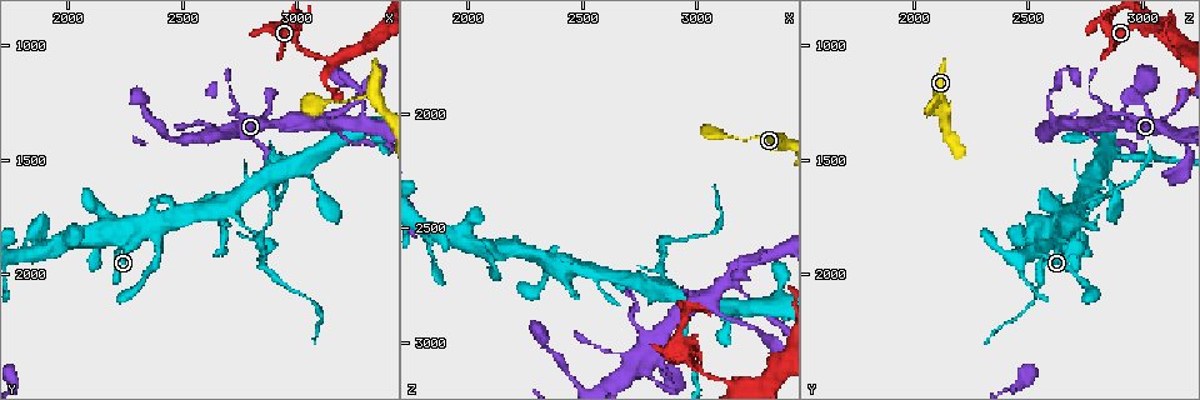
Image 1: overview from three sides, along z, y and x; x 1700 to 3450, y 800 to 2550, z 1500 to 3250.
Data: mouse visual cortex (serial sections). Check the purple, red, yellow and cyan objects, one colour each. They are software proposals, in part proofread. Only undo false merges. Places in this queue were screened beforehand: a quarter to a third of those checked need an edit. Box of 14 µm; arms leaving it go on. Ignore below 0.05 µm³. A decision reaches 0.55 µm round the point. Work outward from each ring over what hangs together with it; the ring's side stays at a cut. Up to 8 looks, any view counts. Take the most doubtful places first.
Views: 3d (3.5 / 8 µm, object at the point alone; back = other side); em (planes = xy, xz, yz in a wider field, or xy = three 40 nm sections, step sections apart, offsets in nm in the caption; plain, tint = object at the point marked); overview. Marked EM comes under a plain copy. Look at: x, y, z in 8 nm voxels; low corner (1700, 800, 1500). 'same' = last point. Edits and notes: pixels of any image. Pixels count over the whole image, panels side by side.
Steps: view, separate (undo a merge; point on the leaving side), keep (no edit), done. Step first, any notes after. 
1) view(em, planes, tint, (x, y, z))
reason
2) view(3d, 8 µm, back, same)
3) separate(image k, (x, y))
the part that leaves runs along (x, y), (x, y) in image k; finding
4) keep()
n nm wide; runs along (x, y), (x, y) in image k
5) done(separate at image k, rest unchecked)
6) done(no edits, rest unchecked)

view(3d, 3.5 µm, (2910, 940, 3030))

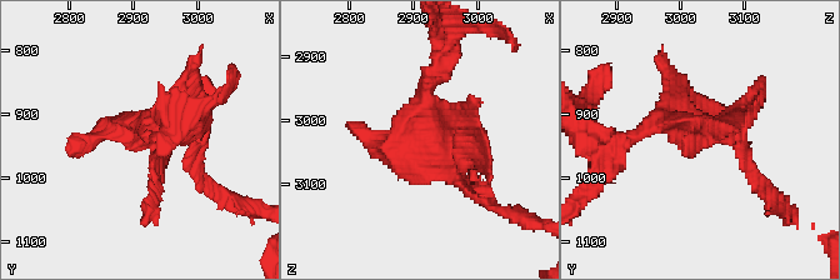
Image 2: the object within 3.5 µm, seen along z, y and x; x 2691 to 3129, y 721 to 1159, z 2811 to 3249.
view(em, xy, step 3, tint, (2905, 930, 3025))

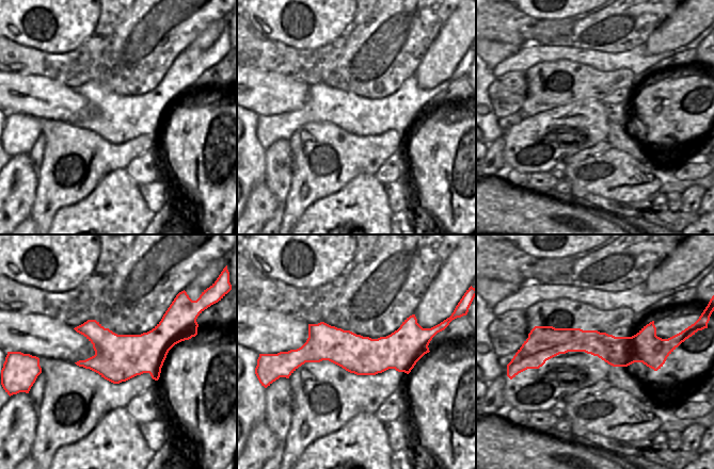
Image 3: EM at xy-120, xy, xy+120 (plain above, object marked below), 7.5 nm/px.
keep()
all the same cell

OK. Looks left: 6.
view(3d, 3.5 µm, (3150, 1250, 2100))
thick turns thin

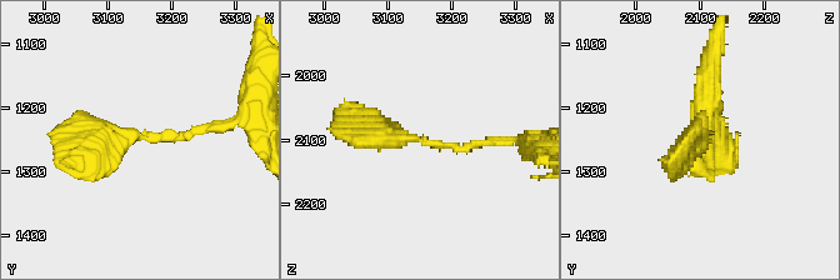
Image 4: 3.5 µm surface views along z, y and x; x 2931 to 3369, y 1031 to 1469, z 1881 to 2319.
view(em, xy, step 5, tint, (3150, 1240, 2100))

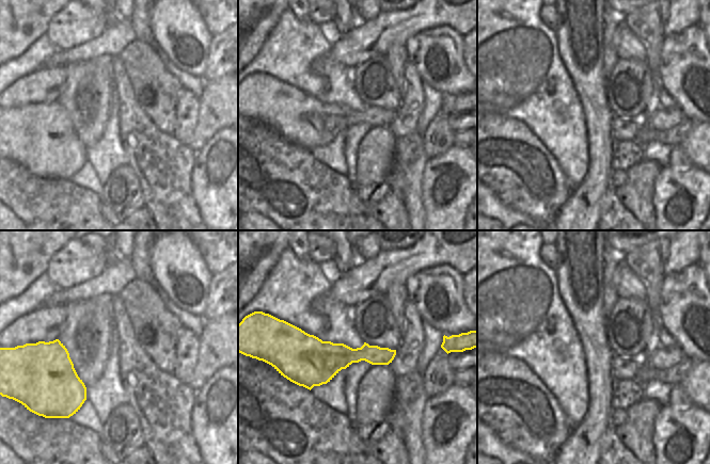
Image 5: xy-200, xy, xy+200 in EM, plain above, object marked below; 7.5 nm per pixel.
keep()
runs along (220, 126), (131, 134), (70, 160) in image 4; one cell here

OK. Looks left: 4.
view(3d, 8 µm, (1830, 1910, 2560))
four or more arms meet

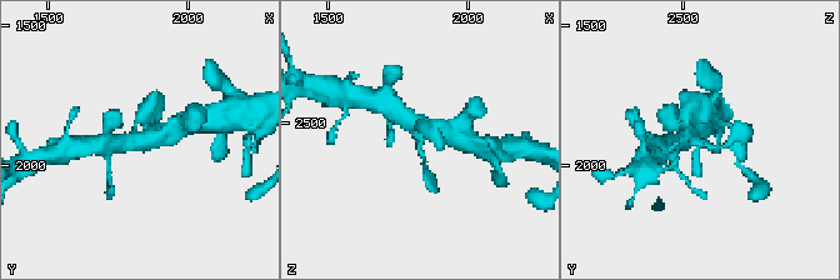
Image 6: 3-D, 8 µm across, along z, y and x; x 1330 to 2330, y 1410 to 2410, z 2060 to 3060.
view(3d, 3.5 µm, (1840, 1920, 2560))

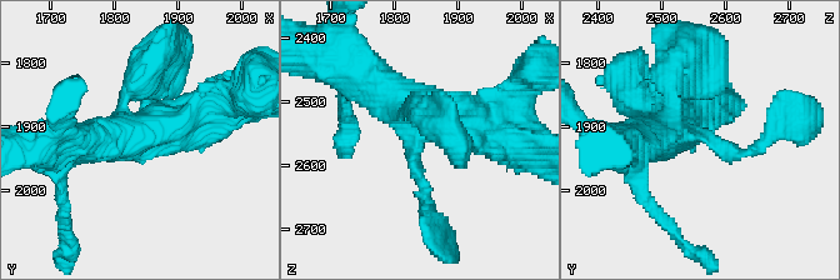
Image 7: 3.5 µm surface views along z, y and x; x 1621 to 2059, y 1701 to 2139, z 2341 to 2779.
view(em, xy, step 5, tint, (1835, 1915, 2565))
4 arms; arms of 200, 350, 450, 500 nm

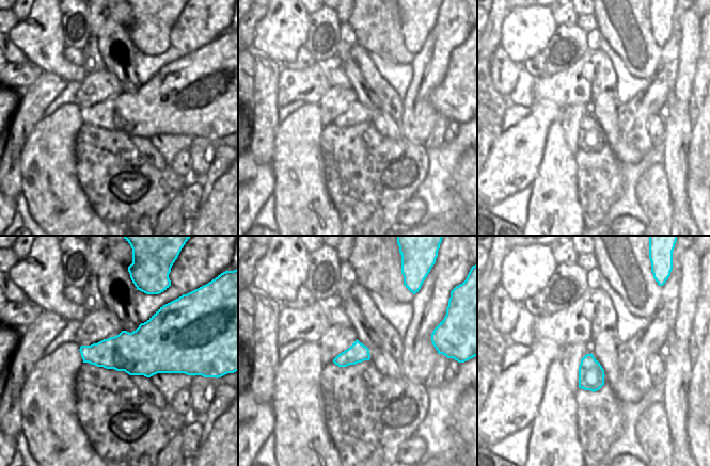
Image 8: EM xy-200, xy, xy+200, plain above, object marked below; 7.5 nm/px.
keep()
one cell here

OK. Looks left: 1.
done(no edits, rest unchecked)

